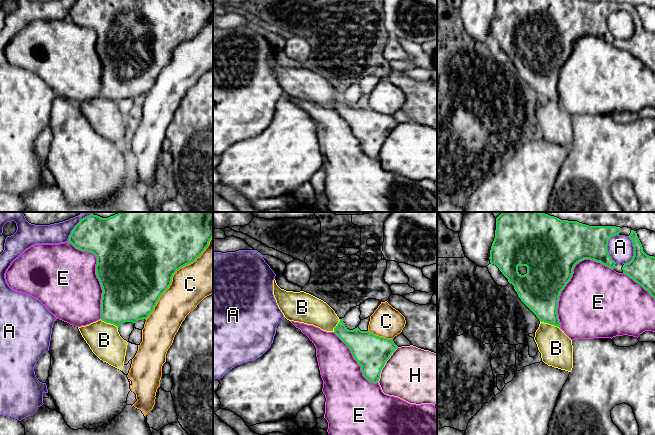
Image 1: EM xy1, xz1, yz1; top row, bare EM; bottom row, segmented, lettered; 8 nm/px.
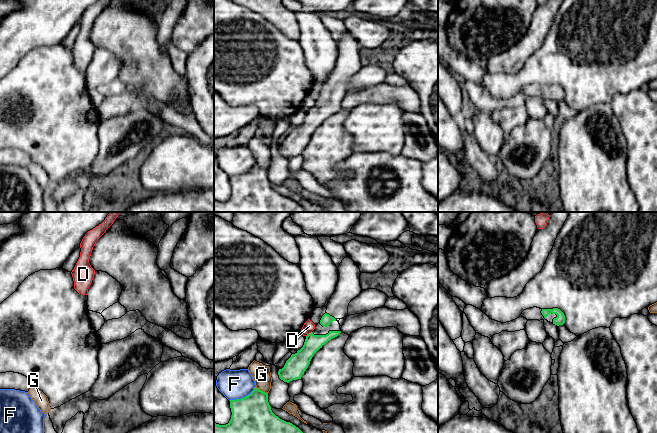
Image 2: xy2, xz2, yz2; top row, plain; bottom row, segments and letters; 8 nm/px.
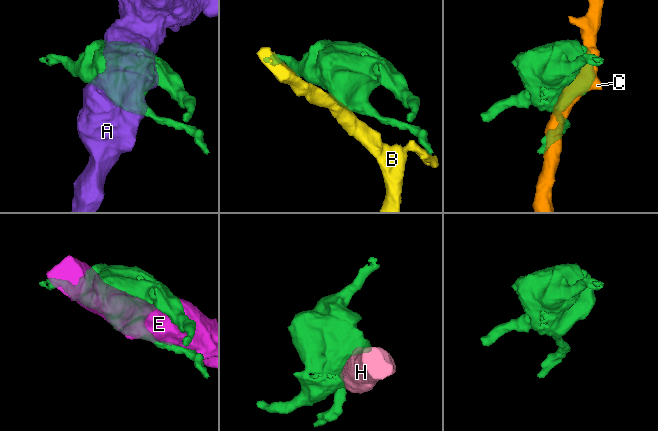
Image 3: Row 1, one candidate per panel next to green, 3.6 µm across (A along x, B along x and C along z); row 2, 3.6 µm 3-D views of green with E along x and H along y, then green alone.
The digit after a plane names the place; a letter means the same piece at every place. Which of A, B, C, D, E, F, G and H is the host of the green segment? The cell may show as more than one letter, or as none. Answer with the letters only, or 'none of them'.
none of them

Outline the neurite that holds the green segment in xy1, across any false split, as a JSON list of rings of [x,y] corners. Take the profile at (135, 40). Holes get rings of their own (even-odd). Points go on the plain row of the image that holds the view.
[[[77,0],[68,18],[96,32],[96,51],[103,66],[101,96],[119,103],[125,98],[146,96],[171,61],[176,47],[196,37],[212,14],[213,0]]]

